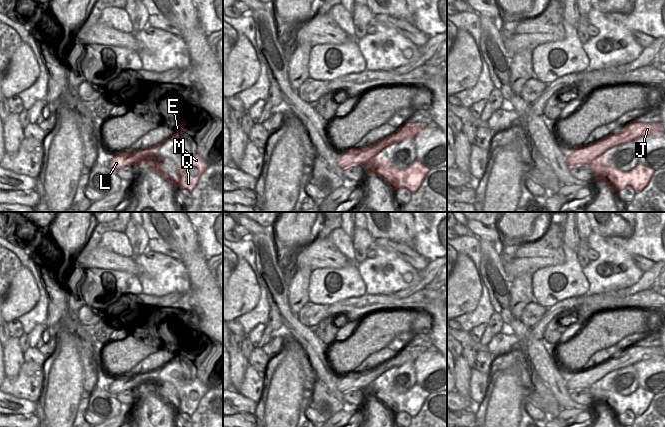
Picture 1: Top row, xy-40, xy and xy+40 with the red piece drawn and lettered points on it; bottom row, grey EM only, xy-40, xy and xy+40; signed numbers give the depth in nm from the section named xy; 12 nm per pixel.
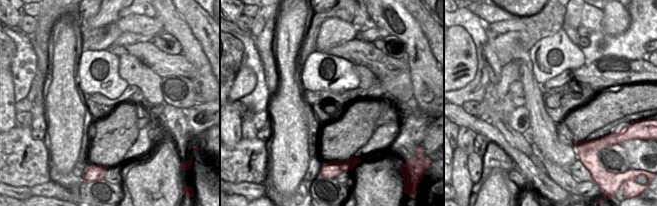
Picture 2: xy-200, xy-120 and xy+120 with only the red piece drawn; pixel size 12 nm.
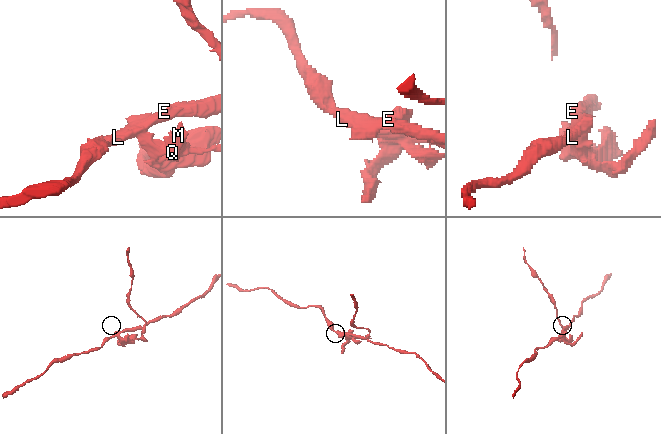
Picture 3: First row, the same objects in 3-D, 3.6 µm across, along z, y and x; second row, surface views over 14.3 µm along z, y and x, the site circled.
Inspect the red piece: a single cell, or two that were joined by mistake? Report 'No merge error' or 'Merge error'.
Merge error.

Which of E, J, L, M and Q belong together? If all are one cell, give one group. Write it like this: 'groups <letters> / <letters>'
groups E J L / M Q

